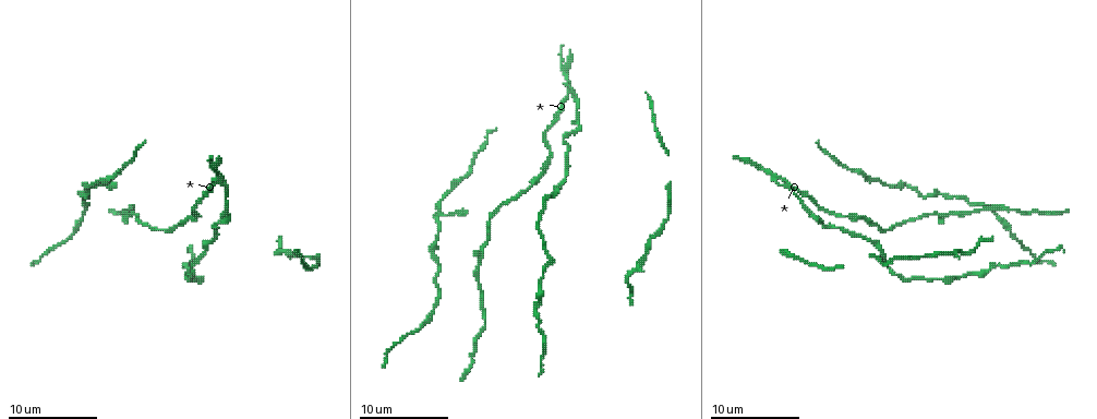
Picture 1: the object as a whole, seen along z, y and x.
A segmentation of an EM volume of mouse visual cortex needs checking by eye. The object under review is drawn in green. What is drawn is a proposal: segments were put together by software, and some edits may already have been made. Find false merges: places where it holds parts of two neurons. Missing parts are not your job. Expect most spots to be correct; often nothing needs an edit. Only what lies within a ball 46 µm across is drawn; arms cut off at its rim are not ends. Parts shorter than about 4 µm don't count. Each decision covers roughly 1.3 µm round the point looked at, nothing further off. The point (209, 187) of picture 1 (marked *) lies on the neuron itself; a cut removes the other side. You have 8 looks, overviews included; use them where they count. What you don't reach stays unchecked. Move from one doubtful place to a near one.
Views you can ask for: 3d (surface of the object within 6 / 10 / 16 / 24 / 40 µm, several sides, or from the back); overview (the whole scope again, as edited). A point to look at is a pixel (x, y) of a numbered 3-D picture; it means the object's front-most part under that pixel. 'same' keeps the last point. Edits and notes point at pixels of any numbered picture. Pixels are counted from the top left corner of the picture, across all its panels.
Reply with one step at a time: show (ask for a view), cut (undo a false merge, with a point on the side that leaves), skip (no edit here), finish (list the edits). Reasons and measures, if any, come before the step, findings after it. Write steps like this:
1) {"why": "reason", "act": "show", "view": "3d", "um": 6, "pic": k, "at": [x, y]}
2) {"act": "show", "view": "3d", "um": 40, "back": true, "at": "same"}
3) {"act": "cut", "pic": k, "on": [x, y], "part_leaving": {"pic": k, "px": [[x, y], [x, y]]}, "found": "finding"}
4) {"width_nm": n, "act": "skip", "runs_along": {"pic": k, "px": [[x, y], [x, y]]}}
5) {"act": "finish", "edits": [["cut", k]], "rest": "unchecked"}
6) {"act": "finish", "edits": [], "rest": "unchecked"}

{"why": "looks like a crossing", "act": "show", "view": "3d", "um": 16, "pic": 1, "at": [772, 180]}

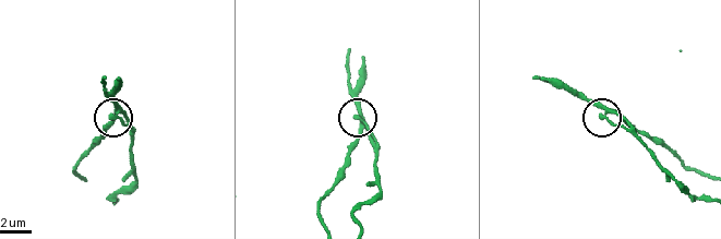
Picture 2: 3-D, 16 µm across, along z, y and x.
{"arms": 4, "act": "skip", "runs_along": {"pic": 2, "px": [[348, 154], [363, 128], [357, 117], [359, 90]]}, "found": "one neuron here"}

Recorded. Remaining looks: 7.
{"why": "calibre changes", "act": "show", "view": "3d", "um": 16, "pic": 1, "at": [484, 244]}

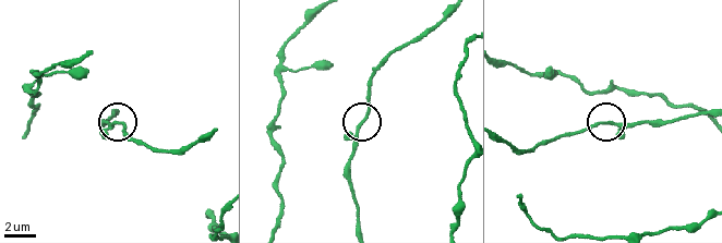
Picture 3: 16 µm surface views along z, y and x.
{"width_nm": 180, "act": "skip", "runs_along": {"pic": 3, "px": [[441, 20], [398, 47], [372, 77], [351, 170]]}, "found": "one neuron here"}

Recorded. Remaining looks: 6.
{"act": "show", "view": "3d", "um": 6, "pic": 1, "at": [946, 277]}

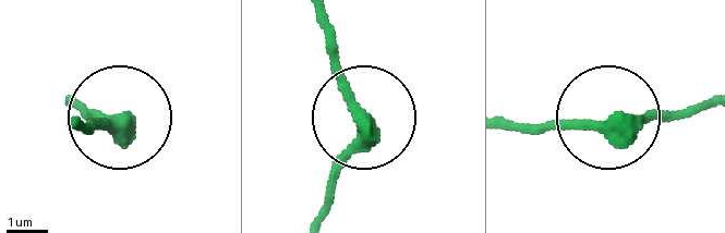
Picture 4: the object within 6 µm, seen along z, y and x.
{"act": "skip", "runs_along": {"pic": 4, "px": [[504, 124], [587, 124], [709, 103]]}, "found": "one neuron here"}

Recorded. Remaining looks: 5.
{"act": "show", "view": "3d", "um": 6, "pic": 1, "at": [958, 199]}

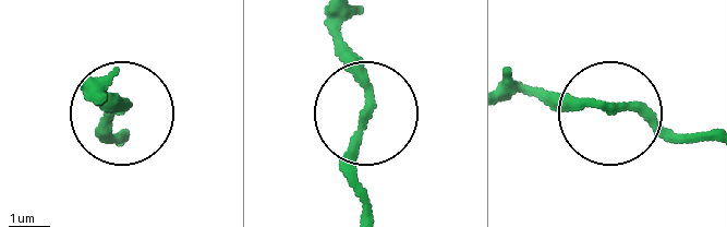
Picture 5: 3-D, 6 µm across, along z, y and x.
{"act": "show", "view": "3d", "um": 6, "back": true, "pic": 5, "at": [365, 117]}

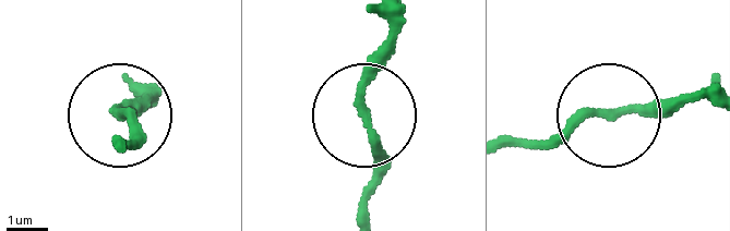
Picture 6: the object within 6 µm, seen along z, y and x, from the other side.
{"act": "skip", "found": "continuous, no second neuron"}

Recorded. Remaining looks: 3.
{"act": "finish", "edits": [], "rest": "unchecked"}

